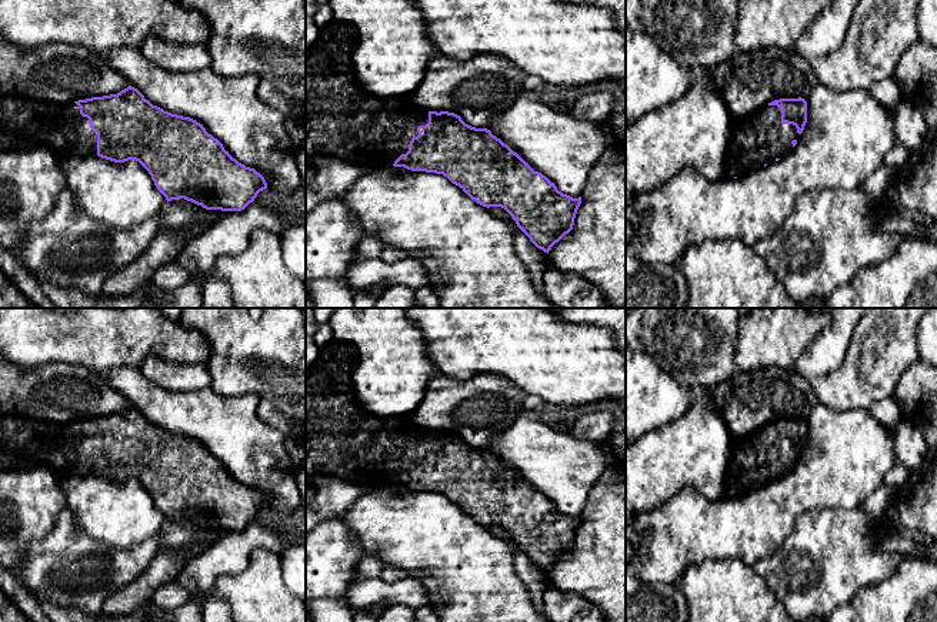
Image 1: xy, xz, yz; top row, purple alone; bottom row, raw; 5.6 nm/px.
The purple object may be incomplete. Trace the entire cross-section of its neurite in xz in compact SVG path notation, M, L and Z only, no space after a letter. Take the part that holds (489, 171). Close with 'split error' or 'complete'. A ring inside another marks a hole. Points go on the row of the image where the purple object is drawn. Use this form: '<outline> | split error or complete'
M333 19L320 29L317 40L306 47L306 158L339 158L364 171L394 165L411 171L443 174L477 204L487 208L504 208L530 241L547 254L573 230L581 197L573 198L558 191L554 183L534 171L487 128L471 127L454 113L421 110L411 103L410 94L379 97L367 93L359 83L353 66L351 54L356 43L354 29Z | split error

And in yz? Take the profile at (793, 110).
M774 100L758 110L731 118L724 154L724 178L741 178L788 156L807 123L807 101Z | split error

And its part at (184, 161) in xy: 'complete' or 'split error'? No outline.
split error

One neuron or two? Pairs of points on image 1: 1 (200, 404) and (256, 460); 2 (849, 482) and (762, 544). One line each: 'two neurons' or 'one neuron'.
1: one neuron
2: one neuron

